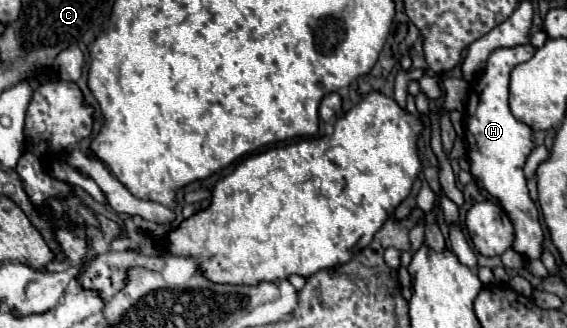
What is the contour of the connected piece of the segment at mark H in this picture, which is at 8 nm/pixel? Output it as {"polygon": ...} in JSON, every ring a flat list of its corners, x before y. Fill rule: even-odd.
{"polygon":[[516,45,510,49,496,49,486,63,482,77,474,83,468,107,466,107,466,141,470,143,470,171,476,177,476,183,484,187,490,195,494,195,502,209,514,223,516,241,514,251,518,251,526,259,538,259,542,253,542,227,538,221,538,209,528,197,526,177,522,167,526,157,530,155,532,143,532,129,520,121,516,121,508,109,508,77,510,71,518,65,528,61,534,55,532,45]]}

